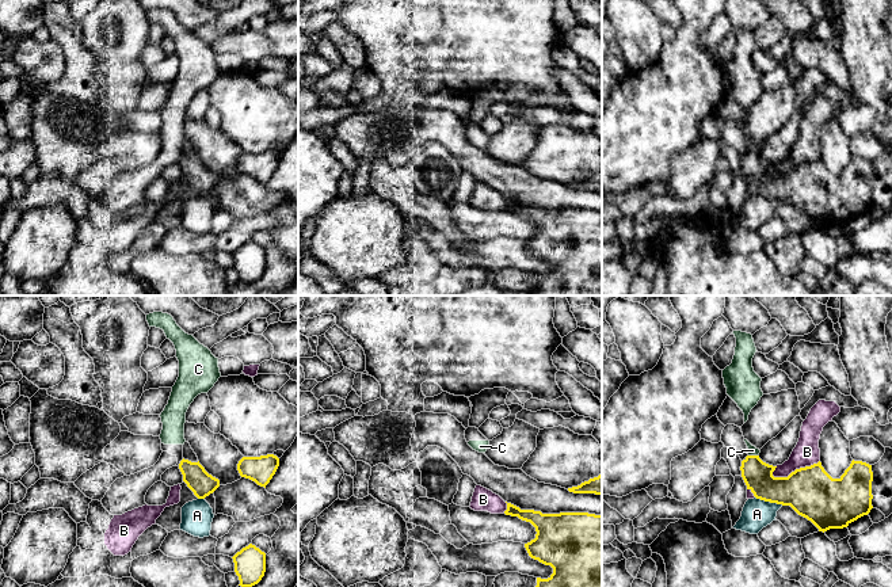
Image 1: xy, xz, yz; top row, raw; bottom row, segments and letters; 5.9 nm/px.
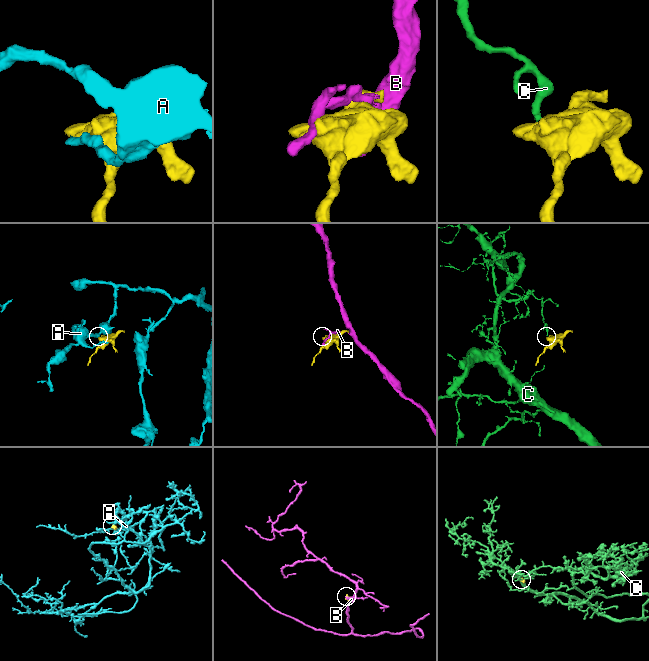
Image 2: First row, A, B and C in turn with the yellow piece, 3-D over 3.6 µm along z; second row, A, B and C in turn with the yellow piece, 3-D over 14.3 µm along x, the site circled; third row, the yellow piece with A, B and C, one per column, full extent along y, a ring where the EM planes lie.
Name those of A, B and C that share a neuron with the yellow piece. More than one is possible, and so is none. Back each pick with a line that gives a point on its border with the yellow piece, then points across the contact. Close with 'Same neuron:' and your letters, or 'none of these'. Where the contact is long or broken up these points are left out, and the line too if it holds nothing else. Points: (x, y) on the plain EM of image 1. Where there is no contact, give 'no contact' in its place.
Same neuron: none of these

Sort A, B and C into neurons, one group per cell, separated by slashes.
A / B / C

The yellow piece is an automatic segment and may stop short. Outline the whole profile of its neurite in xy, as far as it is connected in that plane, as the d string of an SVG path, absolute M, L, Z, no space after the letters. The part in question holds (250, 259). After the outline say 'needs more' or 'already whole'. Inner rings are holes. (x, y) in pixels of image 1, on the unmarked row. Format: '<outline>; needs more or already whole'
M249 240L237 248L233 254L235 268L239 272L241 283L258 281L266 268L266 249Z; already whole

